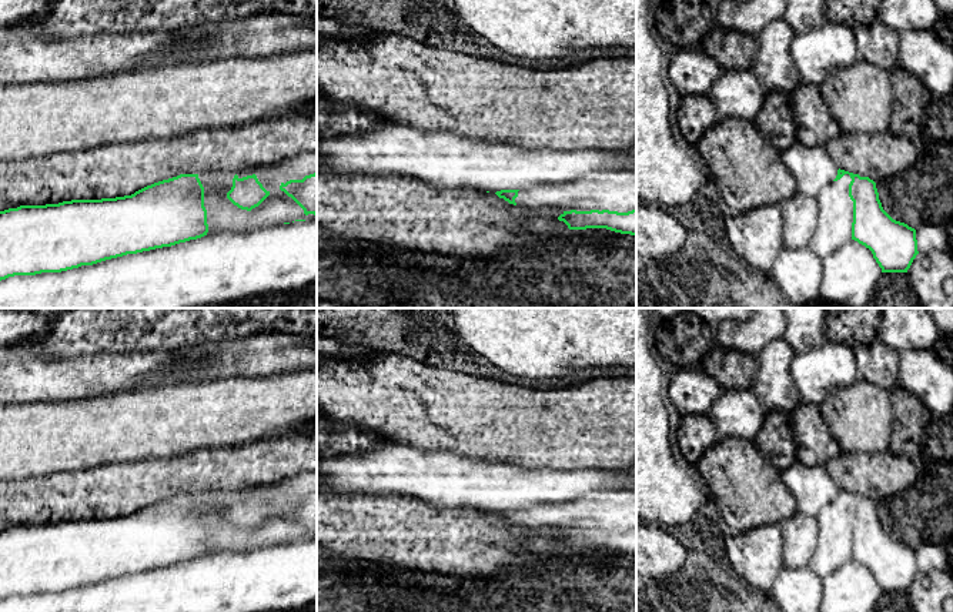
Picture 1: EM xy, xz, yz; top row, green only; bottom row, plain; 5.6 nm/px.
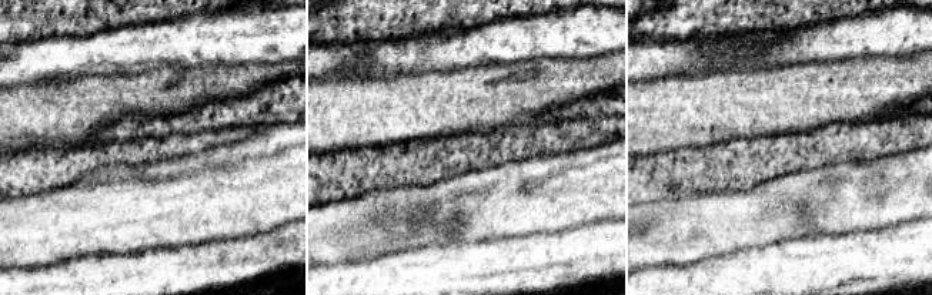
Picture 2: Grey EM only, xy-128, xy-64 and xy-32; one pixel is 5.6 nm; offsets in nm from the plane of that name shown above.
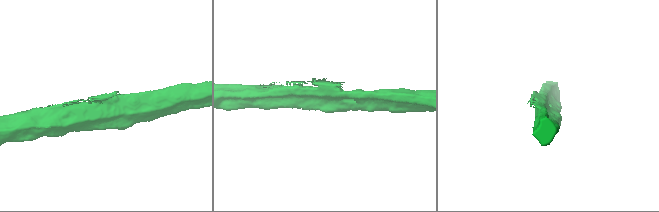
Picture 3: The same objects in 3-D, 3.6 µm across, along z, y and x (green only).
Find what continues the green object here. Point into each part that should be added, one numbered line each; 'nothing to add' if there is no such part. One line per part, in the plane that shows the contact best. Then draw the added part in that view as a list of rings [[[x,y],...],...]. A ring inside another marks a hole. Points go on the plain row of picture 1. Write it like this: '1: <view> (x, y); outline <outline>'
nothing to add

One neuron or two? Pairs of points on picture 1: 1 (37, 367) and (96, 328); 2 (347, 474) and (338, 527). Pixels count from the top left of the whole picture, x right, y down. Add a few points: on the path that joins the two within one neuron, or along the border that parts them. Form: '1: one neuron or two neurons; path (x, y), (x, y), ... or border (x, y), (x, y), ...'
1: two neurons; border (23, 350), (32, 354), (90, 355)
2: two neurons; border (331, 494), (378, 495)

